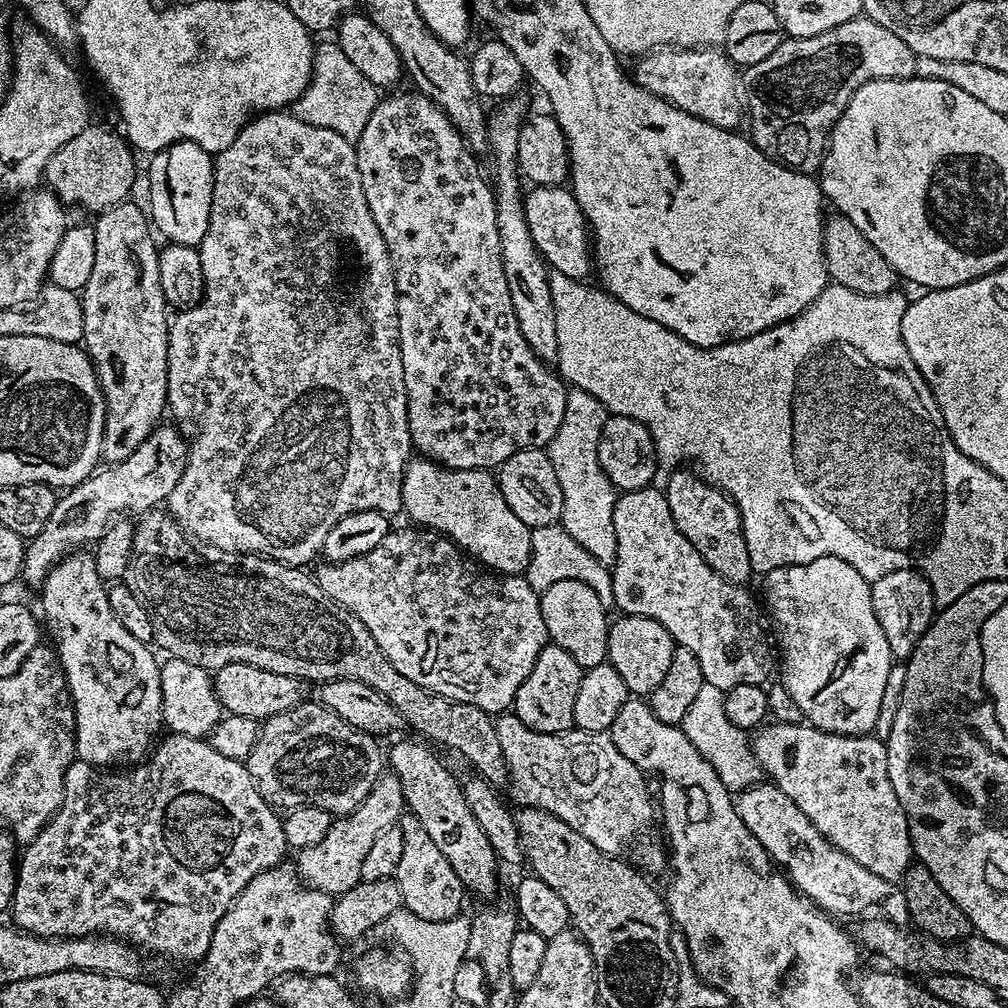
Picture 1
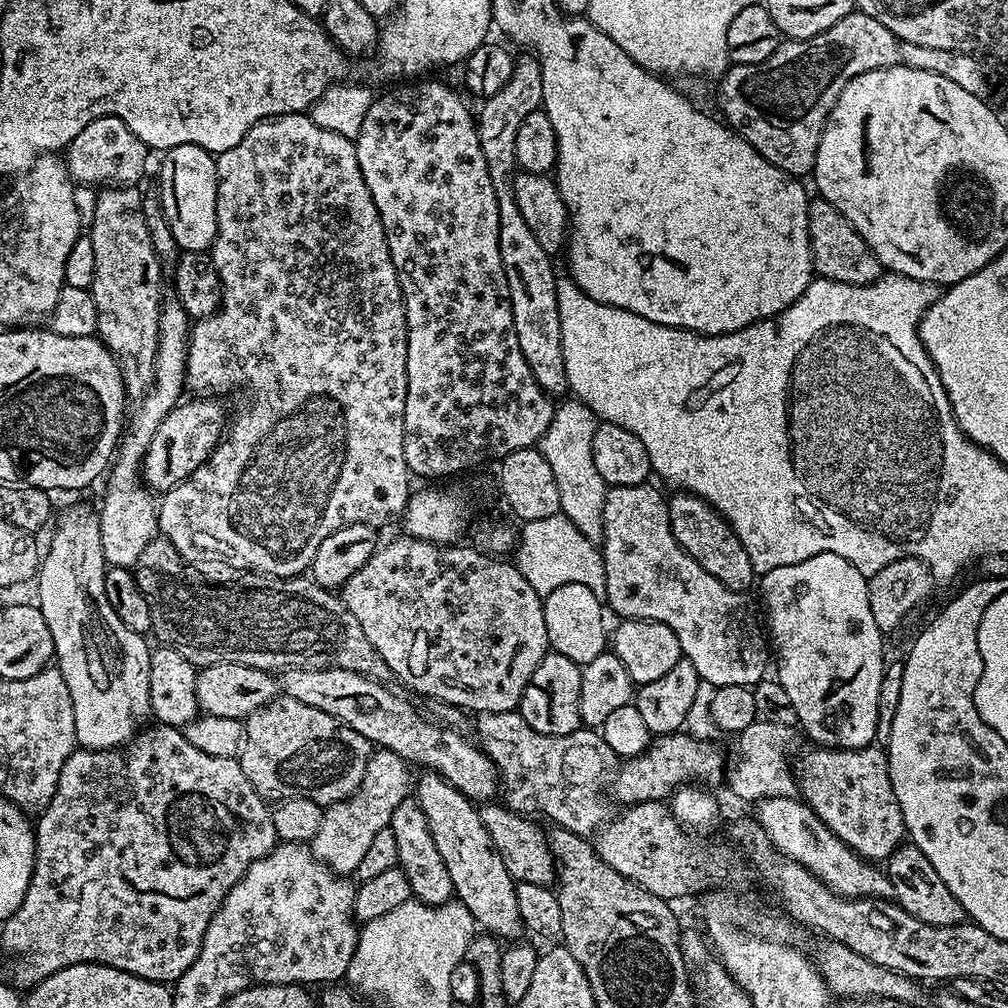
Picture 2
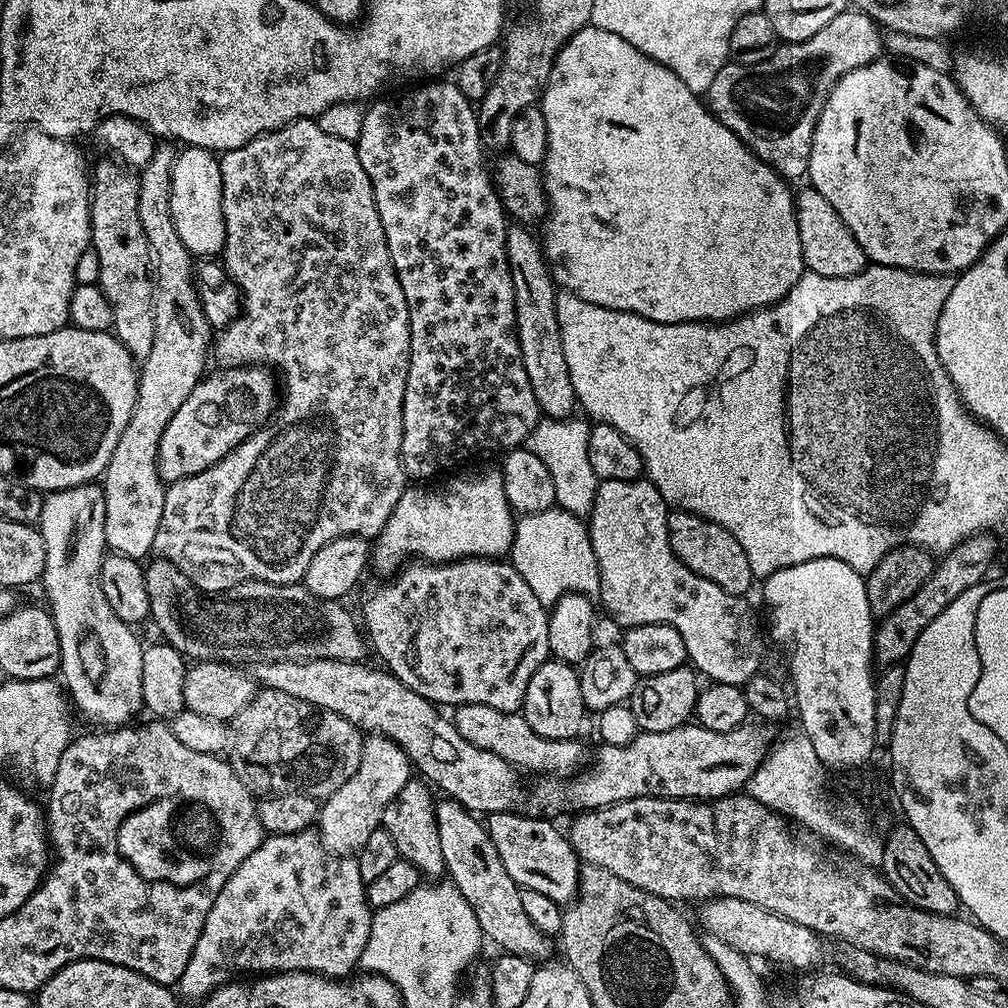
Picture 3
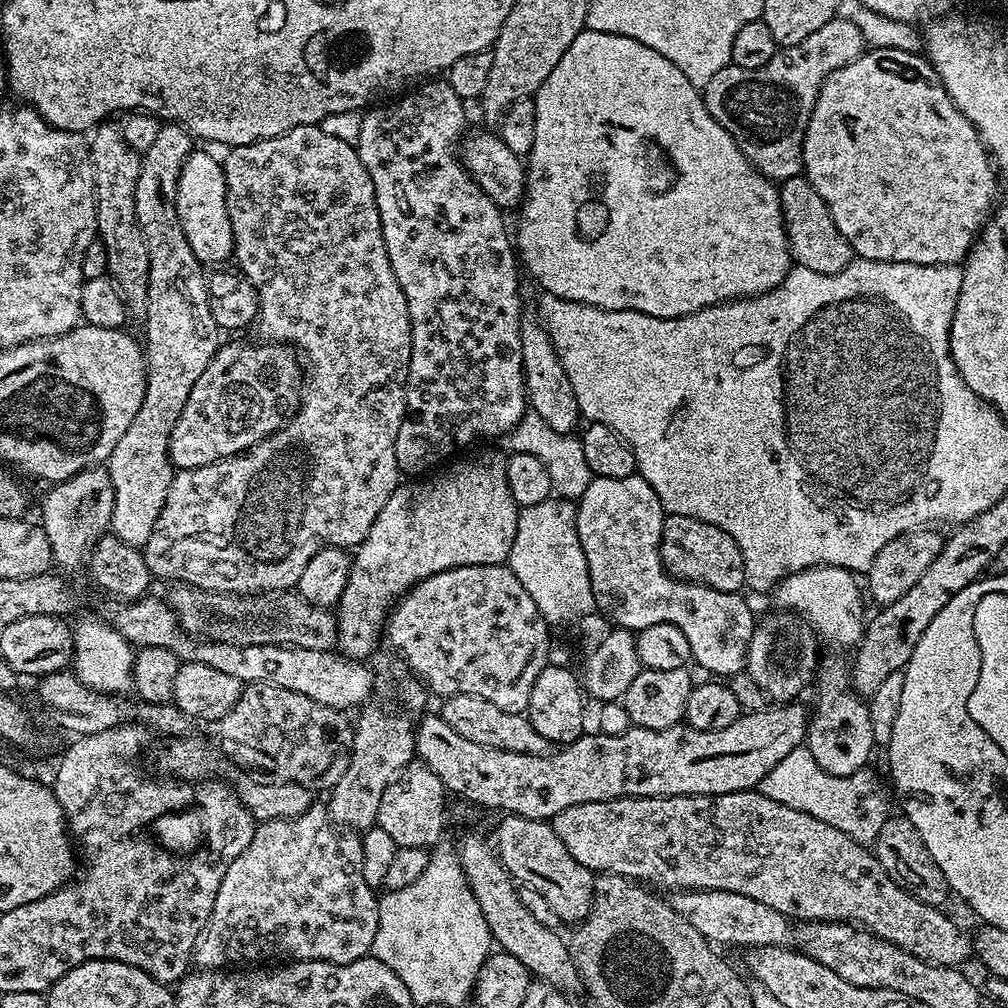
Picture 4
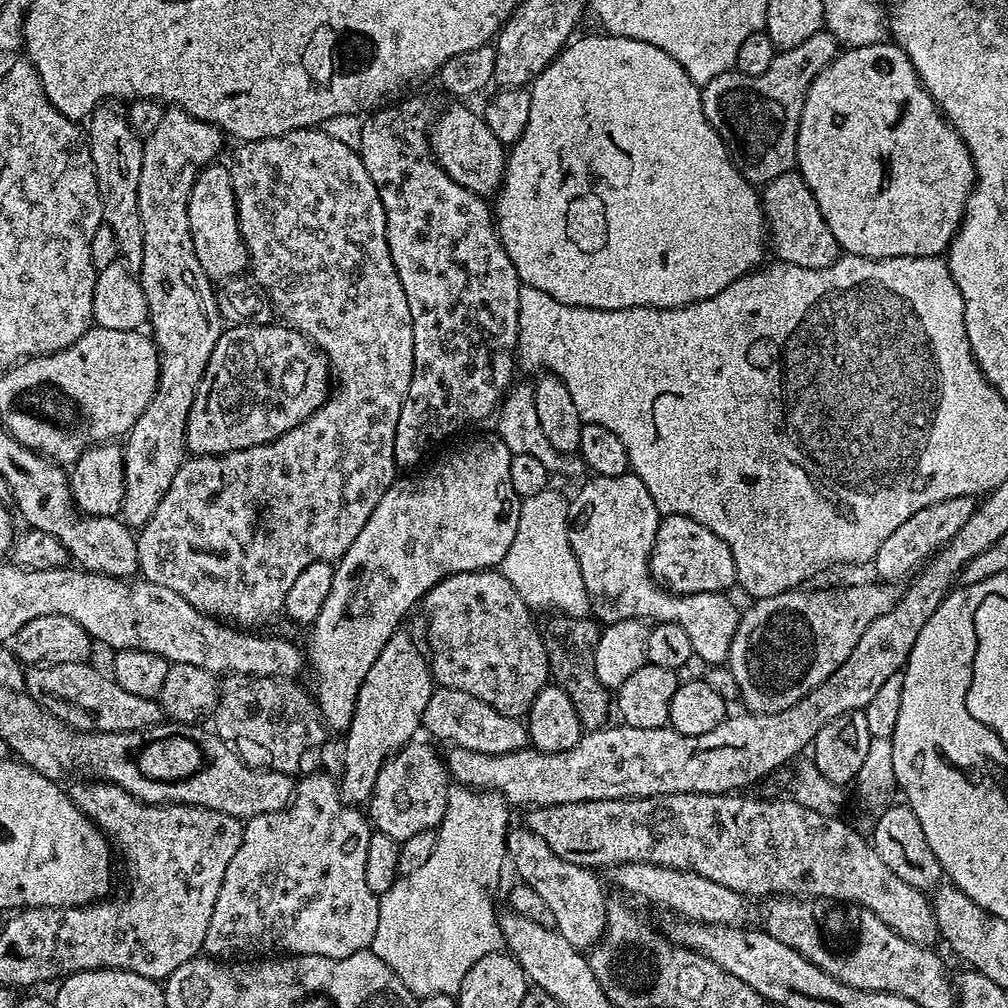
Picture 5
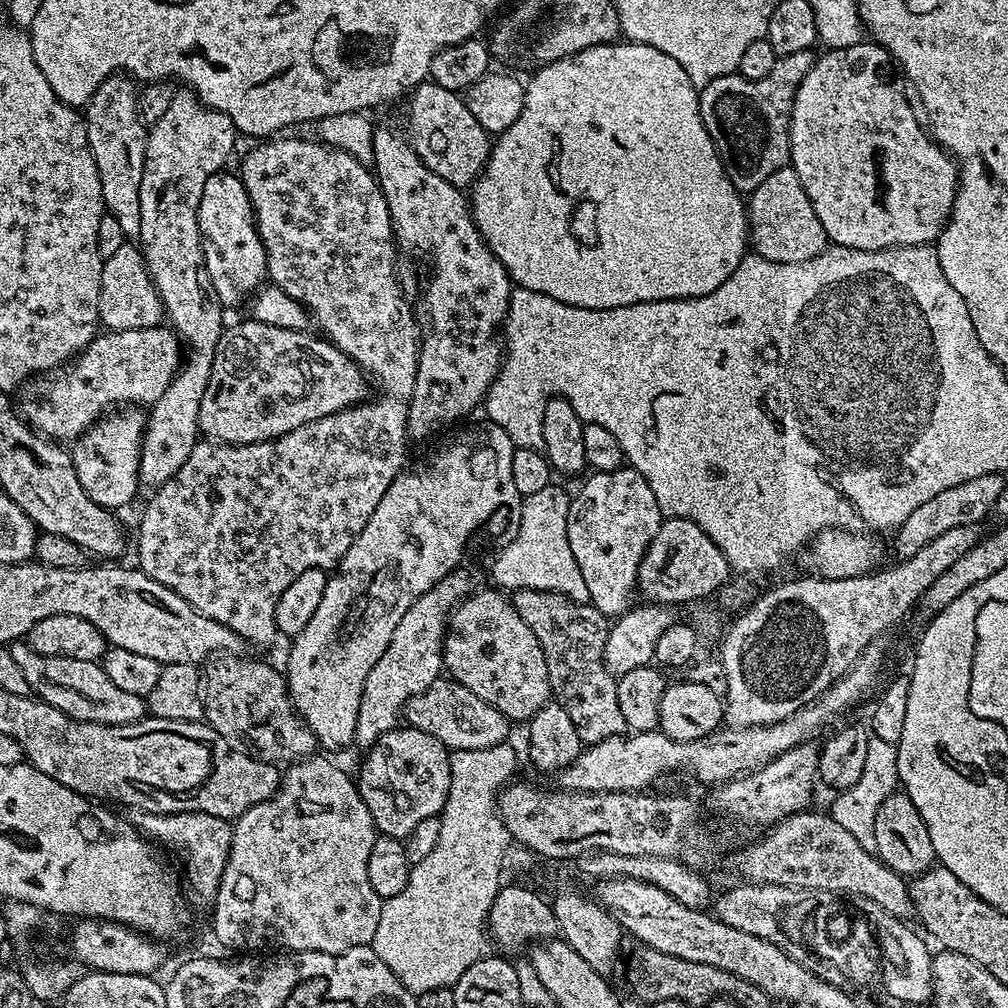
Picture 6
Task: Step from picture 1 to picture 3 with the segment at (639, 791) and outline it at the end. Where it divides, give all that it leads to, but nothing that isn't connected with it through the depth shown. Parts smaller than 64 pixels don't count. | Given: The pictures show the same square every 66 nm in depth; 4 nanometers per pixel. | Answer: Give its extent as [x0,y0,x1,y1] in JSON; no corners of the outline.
[455,704,585,778]

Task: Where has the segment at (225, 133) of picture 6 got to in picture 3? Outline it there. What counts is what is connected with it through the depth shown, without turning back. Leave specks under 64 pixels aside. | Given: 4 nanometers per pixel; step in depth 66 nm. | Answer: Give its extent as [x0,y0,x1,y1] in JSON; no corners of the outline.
[102,143,214,561]

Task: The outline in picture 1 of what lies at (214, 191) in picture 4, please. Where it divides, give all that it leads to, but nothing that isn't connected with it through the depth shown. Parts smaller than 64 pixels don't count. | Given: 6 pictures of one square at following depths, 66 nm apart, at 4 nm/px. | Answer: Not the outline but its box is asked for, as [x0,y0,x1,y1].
[146,140,213,246]

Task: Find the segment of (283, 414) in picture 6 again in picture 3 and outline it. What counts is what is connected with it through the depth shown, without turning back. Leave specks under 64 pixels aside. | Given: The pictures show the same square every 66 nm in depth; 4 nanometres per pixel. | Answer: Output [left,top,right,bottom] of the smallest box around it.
[158,366,278,485]

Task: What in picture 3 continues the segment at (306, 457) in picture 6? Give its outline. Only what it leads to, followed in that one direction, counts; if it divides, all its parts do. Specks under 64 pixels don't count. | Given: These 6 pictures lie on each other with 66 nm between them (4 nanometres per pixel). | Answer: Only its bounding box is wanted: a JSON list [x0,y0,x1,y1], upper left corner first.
[152,119,410,584]

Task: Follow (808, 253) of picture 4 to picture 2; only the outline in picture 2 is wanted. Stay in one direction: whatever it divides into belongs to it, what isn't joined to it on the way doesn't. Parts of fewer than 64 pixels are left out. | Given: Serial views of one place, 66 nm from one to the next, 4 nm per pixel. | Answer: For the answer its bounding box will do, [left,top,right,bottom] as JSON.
[808,198,880,284]

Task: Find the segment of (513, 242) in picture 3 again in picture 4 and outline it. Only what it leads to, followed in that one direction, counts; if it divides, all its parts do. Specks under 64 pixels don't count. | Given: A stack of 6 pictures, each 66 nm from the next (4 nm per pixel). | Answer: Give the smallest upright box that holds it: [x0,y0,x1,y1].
[520,315,582,436]

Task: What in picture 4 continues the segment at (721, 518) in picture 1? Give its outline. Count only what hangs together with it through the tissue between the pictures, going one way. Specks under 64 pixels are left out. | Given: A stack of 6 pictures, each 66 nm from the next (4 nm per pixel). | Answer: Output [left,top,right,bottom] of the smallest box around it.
[660,515,745,592]

